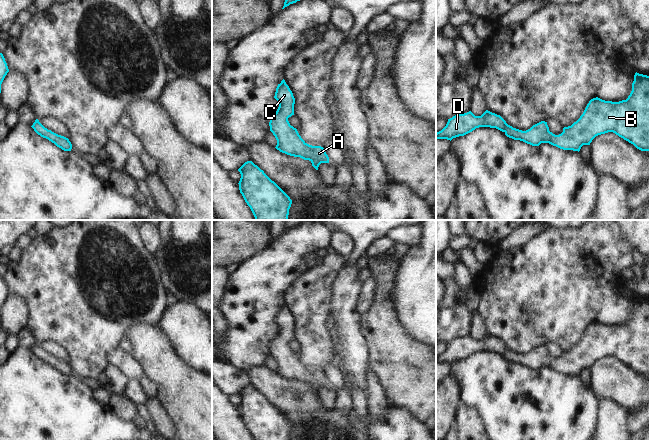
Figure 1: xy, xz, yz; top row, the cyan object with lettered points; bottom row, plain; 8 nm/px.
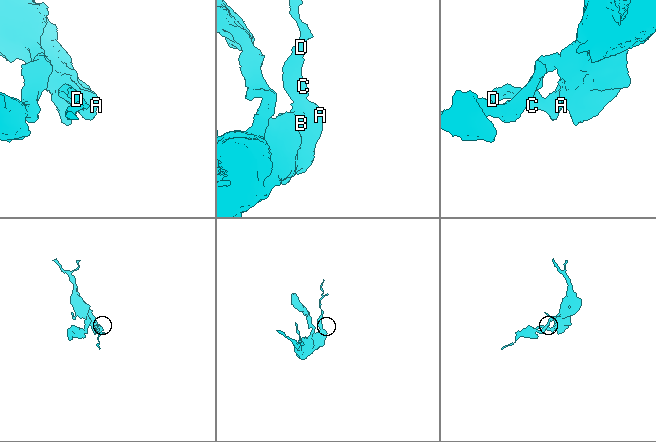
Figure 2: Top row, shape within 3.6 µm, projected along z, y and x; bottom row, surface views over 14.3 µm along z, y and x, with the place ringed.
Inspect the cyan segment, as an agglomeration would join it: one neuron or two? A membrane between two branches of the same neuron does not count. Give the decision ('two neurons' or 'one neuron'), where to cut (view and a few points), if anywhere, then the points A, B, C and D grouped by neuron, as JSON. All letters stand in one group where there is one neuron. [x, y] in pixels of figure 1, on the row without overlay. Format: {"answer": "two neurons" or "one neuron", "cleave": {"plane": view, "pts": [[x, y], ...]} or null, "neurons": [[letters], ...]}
{"answer": "one neuron", "cleave": null, "neurons": [["A", "B", "C", "D"]]}

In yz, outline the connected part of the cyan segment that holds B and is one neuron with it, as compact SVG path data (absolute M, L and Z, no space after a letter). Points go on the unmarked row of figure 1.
M635 297L632 315L626 324L612 326L598 321L591 323L580 342L571 350L564 351L563 356L559 359L550 356L545 345L541 345L530 353L522 355L508 349L500 339L486 334L481 340L475 340L471 335L453 340L448 343L446 350L436 357L436 363L451 365L453 362L464 360L479 351L496 352L504 356L507 361L523 365L532 370L549 367L563 374L578 376L583 369L590 369L596 360L613 356L633 368L637 373L649 375L649 300Z

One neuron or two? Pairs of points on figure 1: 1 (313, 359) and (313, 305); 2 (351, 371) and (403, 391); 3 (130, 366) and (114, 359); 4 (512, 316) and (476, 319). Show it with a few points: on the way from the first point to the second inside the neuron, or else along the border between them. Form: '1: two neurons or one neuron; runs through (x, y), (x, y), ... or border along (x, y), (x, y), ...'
1: one neuron; runs through (313, 346), (313, 318)
2: two neurons; border along (366, 344), (369, 367)
3: one neuron; runs through (126, 363), (118, 359)
4: two neurons; border along (477, 311), (481, 316), (487, 333)

